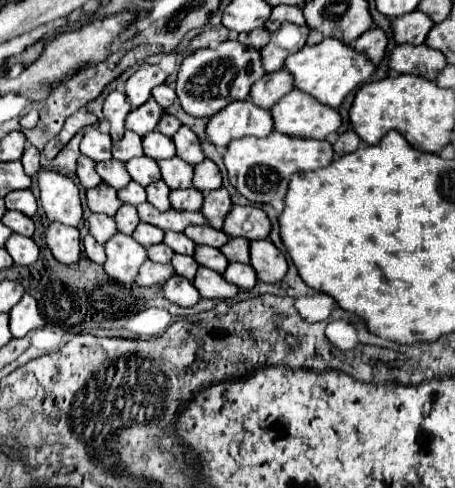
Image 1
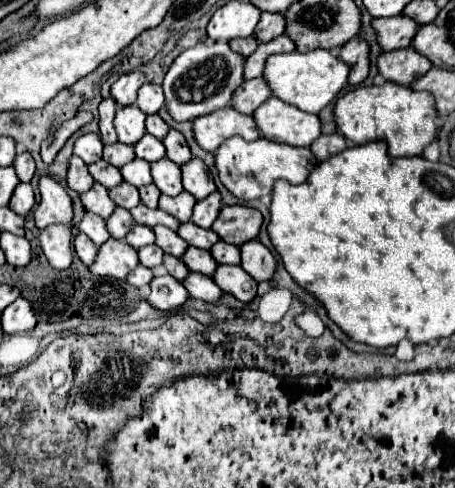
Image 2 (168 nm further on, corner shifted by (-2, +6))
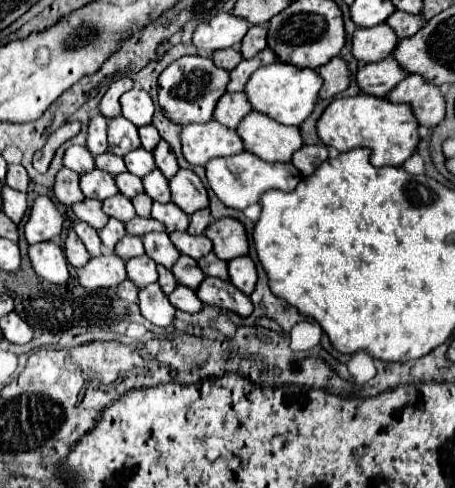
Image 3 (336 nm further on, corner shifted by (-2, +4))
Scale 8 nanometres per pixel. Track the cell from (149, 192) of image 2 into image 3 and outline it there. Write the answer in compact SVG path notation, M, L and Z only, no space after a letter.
M145 193L137 195L135 199L131 199L131 203L133 203L135 213L137 213L139 217L149 217L149 213L151 213L151 203L153 203L153 201L151 201Z

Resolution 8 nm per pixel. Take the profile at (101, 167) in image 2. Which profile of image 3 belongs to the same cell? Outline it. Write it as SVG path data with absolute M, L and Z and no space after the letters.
M93 169L91 173L81 175L81 191L87 199L97 199L97 201L105 201L105 199L113 197L115 193L119 193L115 189L113 177L99 169Z

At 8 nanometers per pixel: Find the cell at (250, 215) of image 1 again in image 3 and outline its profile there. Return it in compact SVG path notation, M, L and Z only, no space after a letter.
M223 217L219 221L209 223L205 237L211 239L213 253L219 259L223 259L225 263L229 263L235 257L247 255L247 251L249 251L245 227L239 221L229 219L229 217Z

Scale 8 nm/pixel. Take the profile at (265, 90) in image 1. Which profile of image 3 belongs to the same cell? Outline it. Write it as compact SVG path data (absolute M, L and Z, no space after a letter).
M225 93L213 111L213 119L229 129L235 129L247 113L251 113L251 105L245 93Z

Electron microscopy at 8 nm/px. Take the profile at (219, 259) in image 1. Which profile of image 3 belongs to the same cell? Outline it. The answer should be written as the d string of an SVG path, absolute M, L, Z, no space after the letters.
M181 255L177 259L177 263L171 267L171 273L175 275L175 281L177 285L183 285L183 287L191 287L191 289L197 289L199 283L203 281L203 271L199 271L197 267L197 261L187 257L187 255Z

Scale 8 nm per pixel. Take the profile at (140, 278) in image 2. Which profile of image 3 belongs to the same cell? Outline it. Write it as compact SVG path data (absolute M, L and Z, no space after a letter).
M123 281L123 283L119 283L119 287L115 289L115 293L117 293L119 299L123 299L123 301L127 301L127 303L135 303L139 289L137 289L133 283Z

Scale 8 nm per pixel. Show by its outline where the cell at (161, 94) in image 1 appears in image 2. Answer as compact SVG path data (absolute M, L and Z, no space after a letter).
M145 83L145 85L139 89L137 107L139 107L141 111L145 111L147 115L151 115L151 113L157 113L163 105L165 105L165 97L163 97L161 85Z

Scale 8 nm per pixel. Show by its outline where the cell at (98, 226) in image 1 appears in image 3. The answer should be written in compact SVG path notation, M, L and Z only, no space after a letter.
M79 221L73 229L75 229L75 233L79 235L79 239L83 241L87 253L89 253L91 257L97 257L97 255L101 253L101 239L99 239L97 231L95 231L93 227L89 227L87 223L81 223L81 221Z

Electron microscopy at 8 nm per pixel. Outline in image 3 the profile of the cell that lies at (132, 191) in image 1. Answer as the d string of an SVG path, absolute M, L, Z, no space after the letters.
M121 193L109 197L103 201L103 213L107 217L113 217L113 219L119 219L123 223L127 223L129 219L135 217L135 209L131 205L131 201L127 197L123 197Z

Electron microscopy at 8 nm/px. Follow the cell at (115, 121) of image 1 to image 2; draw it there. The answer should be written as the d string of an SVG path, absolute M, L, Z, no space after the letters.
M111 97L109 99L103 99L101 105L99 105L99 133L101 133L101 139L103 139L105 145L117 141L115 127L113 127L115 113L117 113L115 99L111 99Z

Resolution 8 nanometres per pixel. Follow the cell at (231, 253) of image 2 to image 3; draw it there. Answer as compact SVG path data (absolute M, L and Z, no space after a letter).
M215 253L205 255L197 263L199 263L199 269L205 275L211 275L211 277L217 277L217 279L227 279L227 263L223 263Z

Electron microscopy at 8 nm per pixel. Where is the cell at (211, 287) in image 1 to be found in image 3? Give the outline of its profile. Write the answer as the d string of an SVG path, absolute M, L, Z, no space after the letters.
M177 287L167 299L175 309L181 309L185 313L197 313L203 309L203 303L195 297L195 291L191 291L189 287Z

